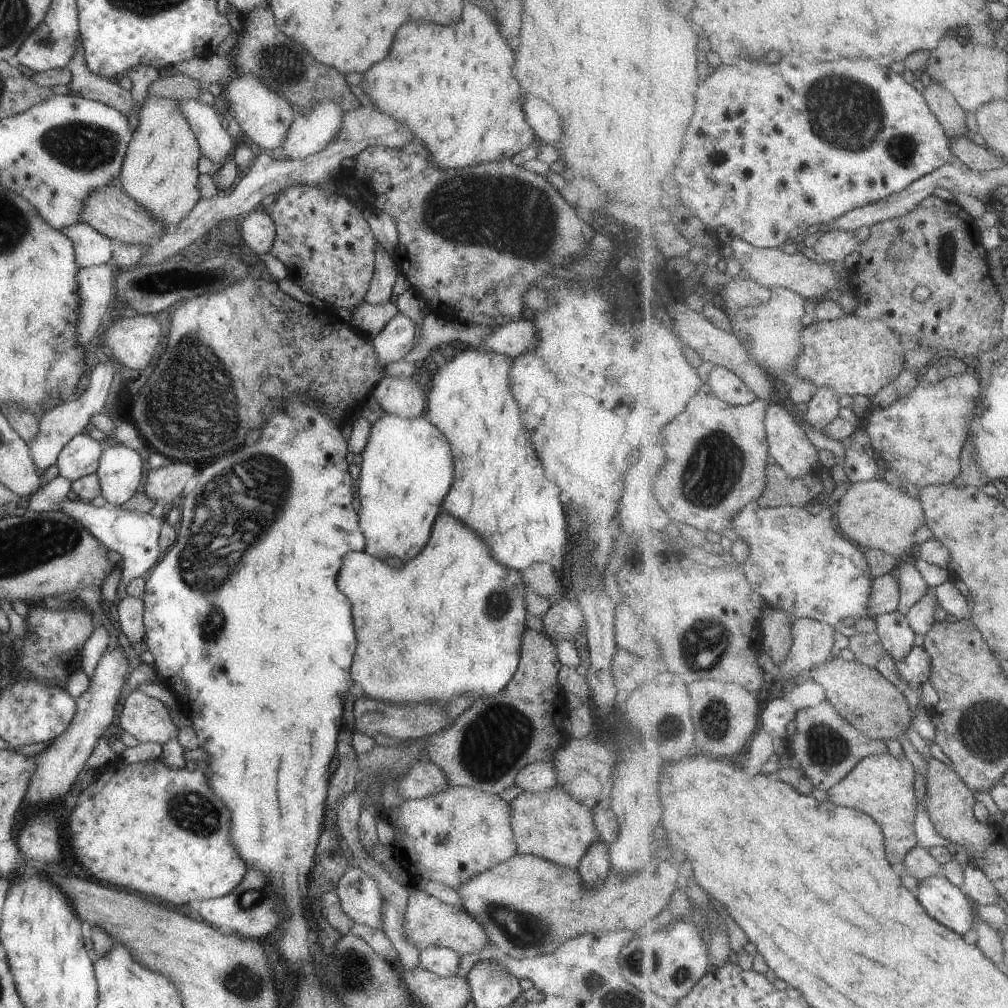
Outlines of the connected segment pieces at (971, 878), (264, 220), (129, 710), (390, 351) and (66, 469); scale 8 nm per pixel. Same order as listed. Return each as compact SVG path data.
M969 863L963 867L964 882L960 889L976 905L996 905L1000 893L983 869Z
M255 208L244 216L240 226L240 238L246 246L257 254L270 252L274 241L275 225L268 214Z
M131 691L123 703L119 727L134 736L138 742L165 744L169 738L176 738L178 728L173 725L164 704L141 691Z
M395 313L371 340L378 362L382 365L392 364L412 349L415 336L414 323L403 314Z
M90 434L73 436L57 455L58 474L73 482L95 472L100 454L109 446L108 441L96 441Z

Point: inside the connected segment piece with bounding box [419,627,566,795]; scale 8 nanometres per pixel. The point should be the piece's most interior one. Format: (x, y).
(486, 745)

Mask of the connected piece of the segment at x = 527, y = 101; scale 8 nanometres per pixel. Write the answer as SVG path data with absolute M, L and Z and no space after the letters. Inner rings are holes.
M525 97L521 105L525 122L533 129L540 143L555 144L561 134L560 116L544 100Z

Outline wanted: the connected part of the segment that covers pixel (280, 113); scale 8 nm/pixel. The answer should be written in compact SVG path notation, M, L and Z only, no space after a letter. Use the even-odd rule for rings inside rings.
M249 73L236 75L223 83L223 91L228 102L228 113L238 122L246 142L255 143L261 150L275 150L286 137L287 129L296 117L291 104L282 99L274 90Z

